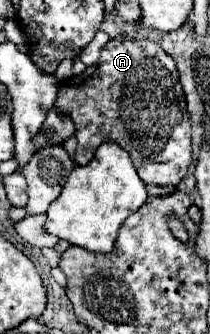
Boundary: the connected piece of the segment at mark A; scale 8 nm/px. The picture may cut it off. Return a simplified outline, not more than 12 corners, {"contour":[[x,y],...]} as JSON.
{"contour":[[109,40],[61,84],[77,164],[103,130],[145,184],[177,186],[191,122],[173,58]]}

